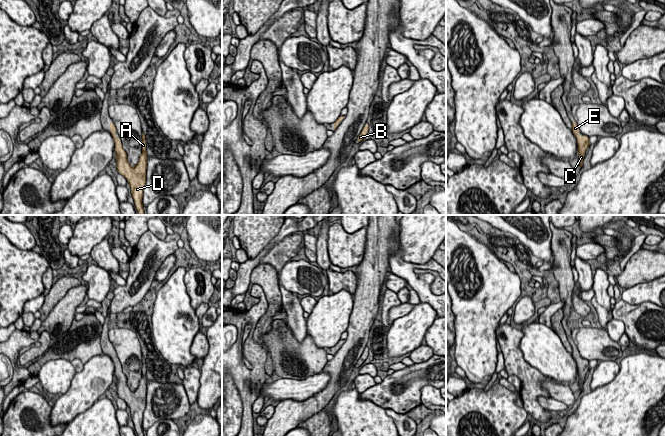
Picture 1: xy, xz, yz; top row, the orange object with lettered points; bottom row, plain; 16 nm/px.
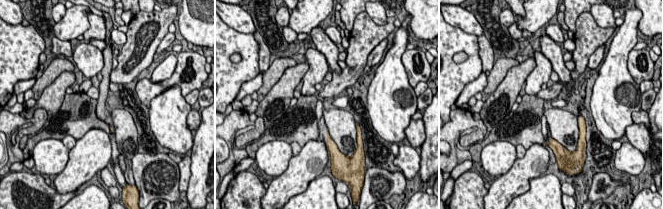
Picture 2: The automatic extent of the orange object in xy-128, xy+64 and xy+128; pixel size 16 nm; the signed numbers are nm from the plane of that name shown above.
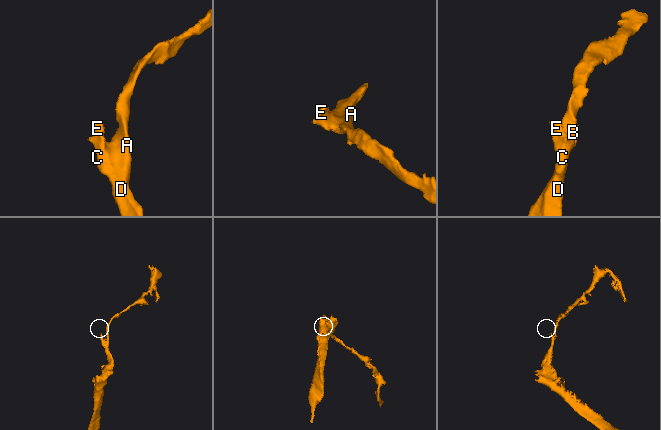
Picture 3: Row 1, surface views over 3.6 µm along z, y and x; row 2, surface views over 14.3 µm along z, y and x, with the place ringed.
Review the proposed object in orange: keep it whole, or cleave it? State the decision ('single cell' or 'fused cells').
single cell

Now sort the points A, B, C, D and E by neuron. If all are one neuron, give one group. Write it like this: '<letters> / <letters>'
A B C D E

